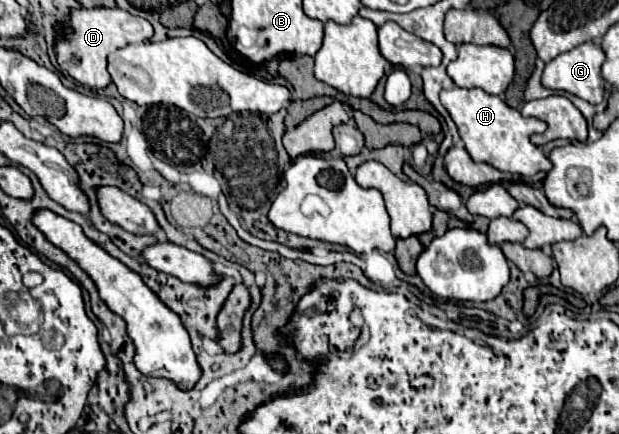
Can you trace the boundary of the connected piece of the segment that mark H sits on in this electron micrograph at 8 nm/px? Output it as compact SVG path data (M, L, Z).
M453 87L449 91L441 91L441 103L455 121L465 149L473 161L483 161L499 171L517 175L535 175L537 171L549 171L553 167L543 149L529 141L533 133L543 133L547 129L541 119L523 117L517 109L509 107L499 95L489 95L477 87Z

